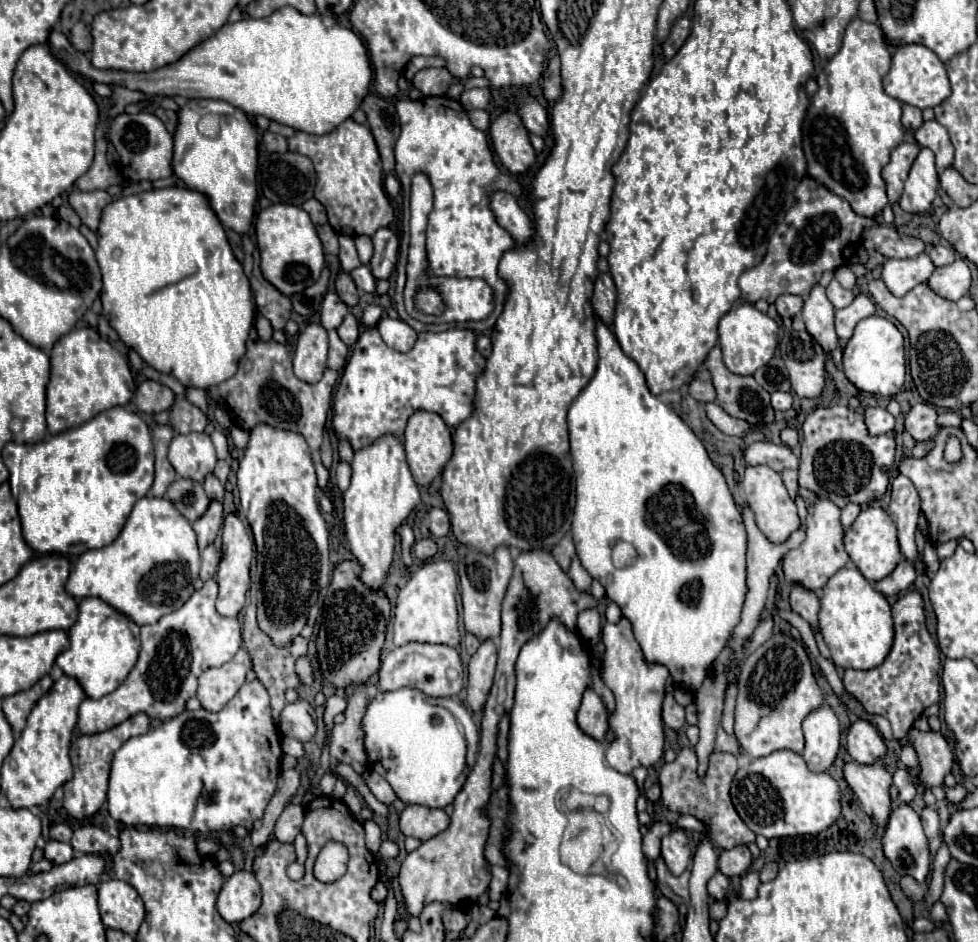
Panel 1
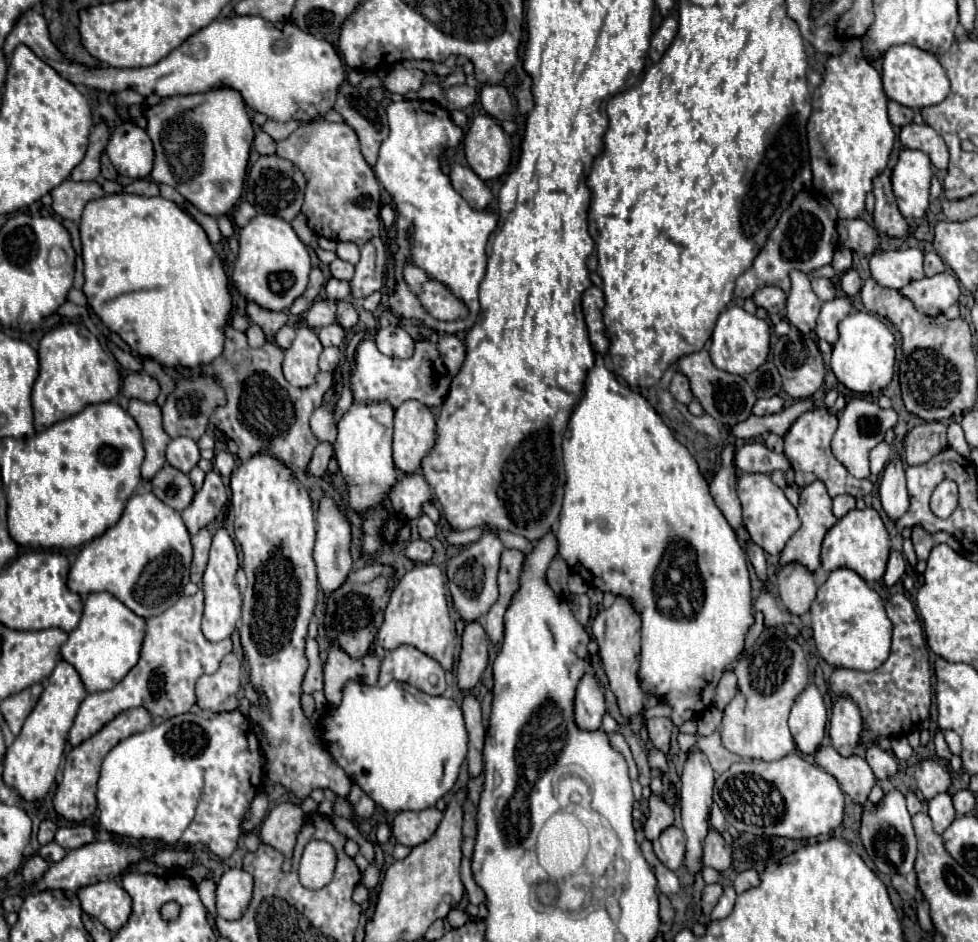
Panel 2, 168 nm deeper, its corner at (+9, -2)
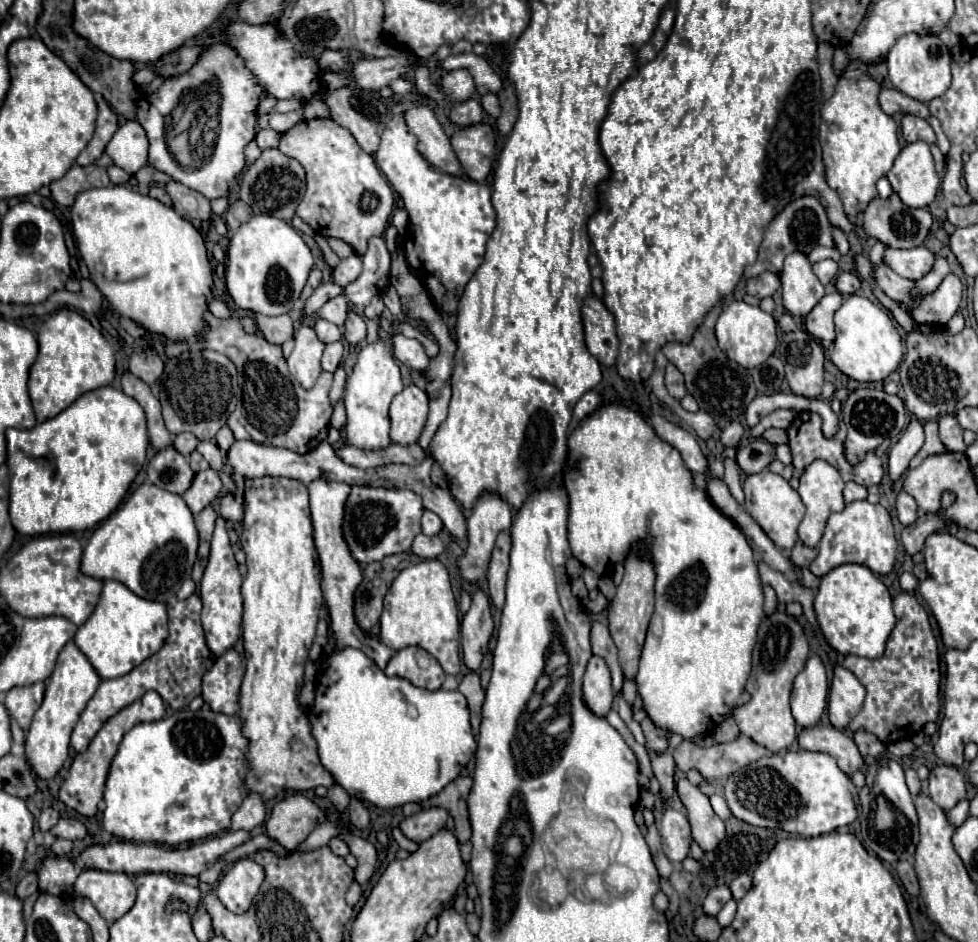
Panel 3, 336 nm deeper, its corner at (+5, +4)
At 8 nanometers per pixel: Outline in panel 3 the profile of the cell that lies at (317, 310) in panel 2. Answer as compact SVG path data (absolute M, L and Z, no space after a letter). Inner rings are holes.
M337 295L337 297L329 299L329 301L317 311L317 315L319 315L321 319L327 319L327 321L339 325L339 327L343 329L343 323L345 323L345 315L347 315L347 311L349 311L347 297L345 297L345 295Z

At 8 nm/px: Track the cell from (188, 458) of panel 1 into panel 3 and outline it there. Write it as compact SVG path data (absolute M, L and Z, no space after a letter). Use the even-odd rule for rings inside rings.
M179 433L177 437L175 437L175 441L173 441L173 447L183 455L183 457L189 457L193 451L195 451L195 447L197 447L197 437L193 435L193 433Z

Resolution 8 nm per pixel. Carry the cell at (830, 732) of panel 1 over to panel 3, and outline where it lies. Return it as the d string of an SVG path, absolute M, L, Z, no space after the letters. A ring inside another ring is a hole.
M809 657L805 669L797 675L791 693L793 719L801 729L815 727L827 707L827 677L819 657Z

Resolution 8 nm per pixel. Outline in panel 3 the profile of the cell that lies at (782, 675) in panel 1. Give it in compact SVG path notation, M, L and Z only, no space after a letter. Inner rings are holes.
M777 609L771 617L763 619L753 649L753 669L745 685L745 691L751 695L751 699L745 705L733 709L733 719L741 735L753 739L757 745L773 753L787 749L797 741L797 729L791 717L789 697L793 679L801 673L807 659L809 659L809 643L801 625L793 617L789 617L783 609Z

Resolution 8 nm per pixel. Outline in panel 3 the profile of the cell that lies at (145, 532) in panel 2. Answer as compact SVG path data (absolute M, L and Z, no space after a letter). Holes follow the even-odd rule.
M143 483L95 529L83 551L81 571L95 579L115 579L143 599L171 603L183 581L191 577L195 559L197 529L183 497Z

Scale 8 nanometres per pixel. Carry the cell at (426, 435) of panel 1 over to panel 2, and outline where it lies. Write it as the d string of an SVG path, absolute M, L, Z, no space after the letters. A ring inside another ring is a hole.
M409 399L395 407L393 461L403 473L415 473L435 443L435 415L423 403Z

